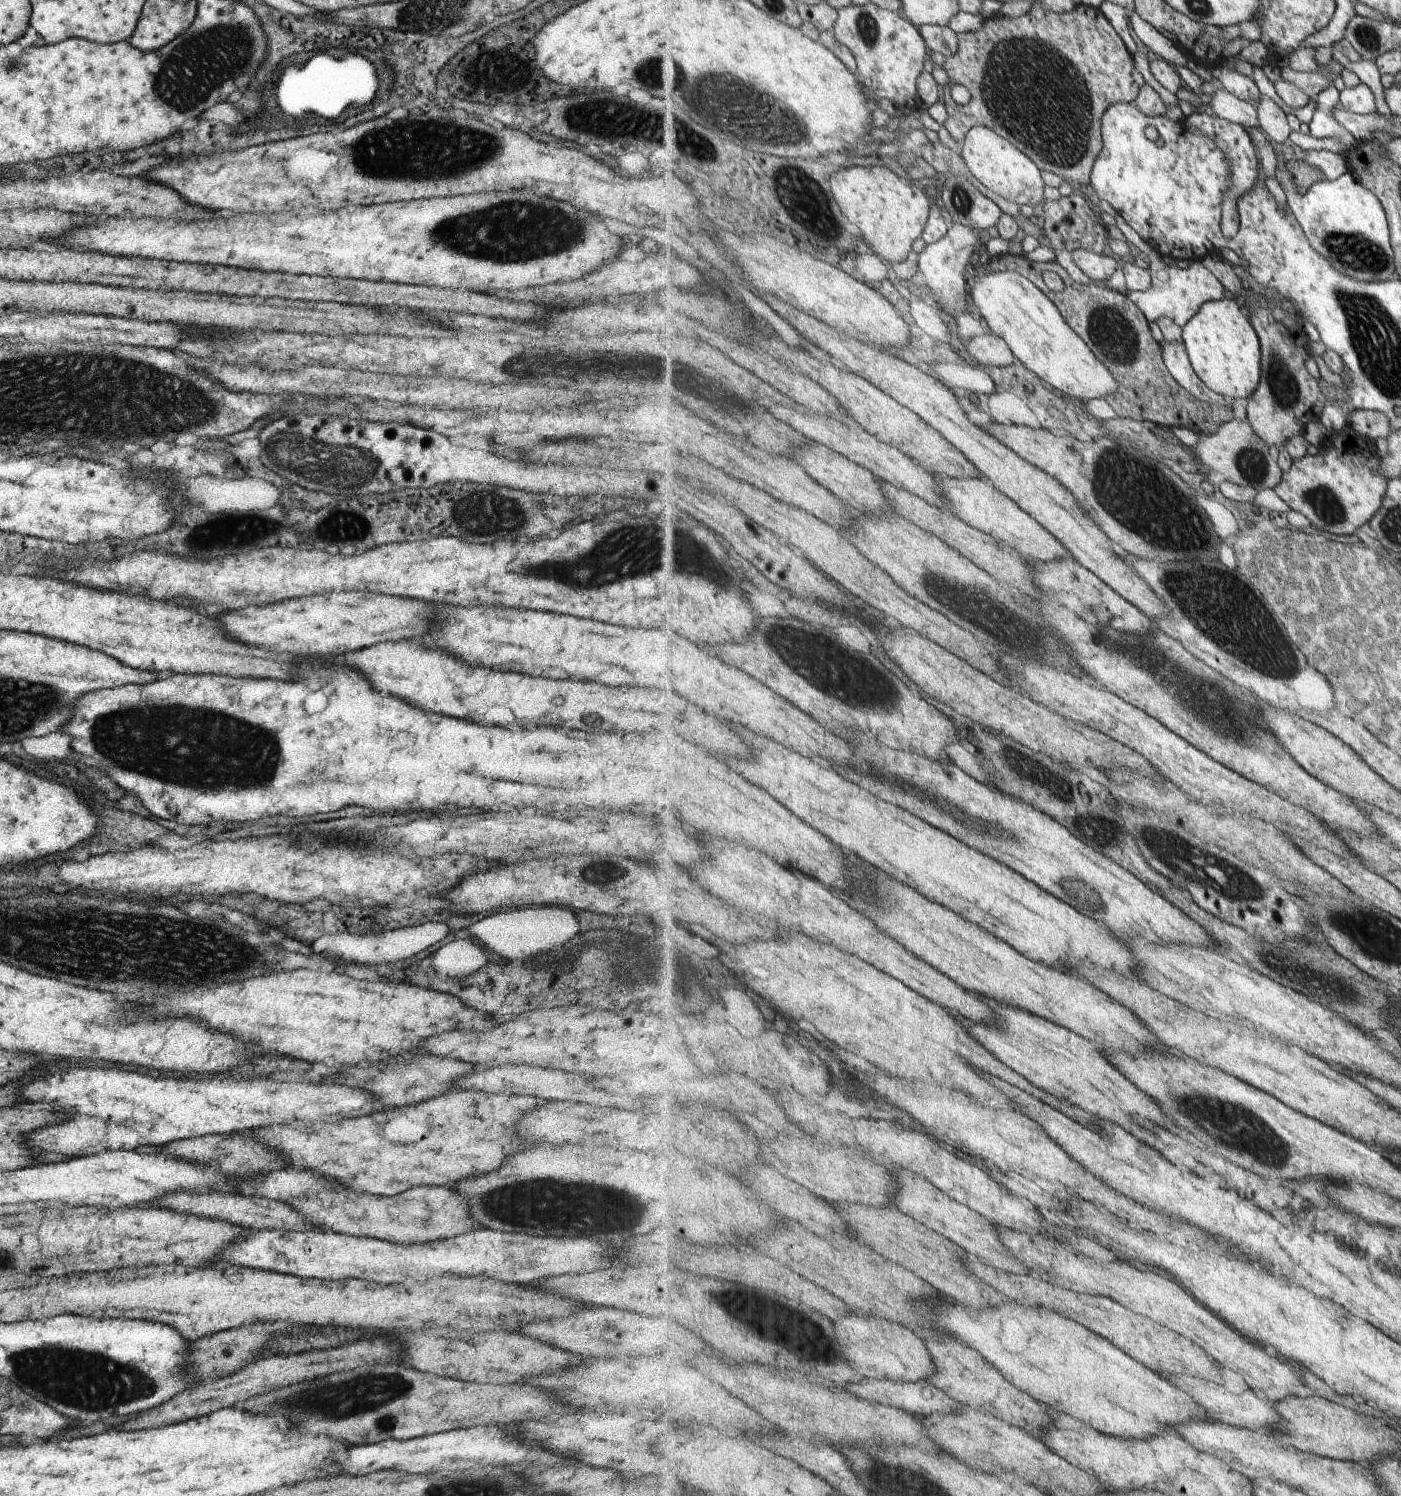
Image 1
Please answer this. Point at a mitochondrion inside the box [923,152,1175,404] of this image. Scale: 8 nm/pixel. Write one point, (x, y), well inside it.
(1113, 334)

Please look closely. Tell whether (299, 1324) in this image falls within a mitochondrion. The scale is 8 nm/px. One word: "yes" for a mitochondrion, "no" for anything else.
no

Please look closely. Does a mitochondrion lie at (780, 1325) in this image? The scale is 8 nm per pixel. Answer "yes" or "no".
yes

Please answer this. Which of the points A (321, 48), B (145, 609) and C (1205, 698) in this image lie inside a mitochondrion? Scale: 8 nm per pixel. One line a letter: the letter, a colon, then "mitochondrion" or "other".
A: other
B: other
C: mitochondrion

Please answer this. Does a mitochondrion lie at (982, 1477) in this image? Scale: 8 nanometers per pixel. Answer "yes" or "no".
no

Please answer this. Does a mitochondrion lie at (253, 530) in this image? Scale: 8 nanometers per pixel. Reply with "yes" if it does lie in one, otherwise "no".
no

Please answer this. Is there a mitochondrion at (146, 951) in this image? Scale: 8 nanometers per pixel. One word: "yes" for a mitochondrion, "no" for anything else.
yes

